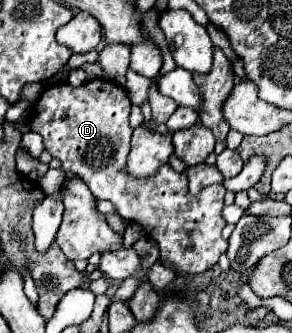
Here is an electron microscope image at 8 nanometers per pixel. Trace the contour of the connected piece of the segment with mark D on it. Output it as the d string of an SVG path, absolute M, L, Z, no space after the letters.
M90 79L80 87L72 87L64 81L50 85L38 97L28 125L42 135L44 147L62 161L66 173L78 175L96 199L108 199L118 215L146 229L160 249L160 259L170 263L176 275L204 273L218 263L218 257L228 247L220 235L226 225L222 219L226 189L218 183L198 195L190 195L186 175L176 173L168 163L152 179L130 179L124 169L132 135L128 115L130 99L120 85L106 79Z

